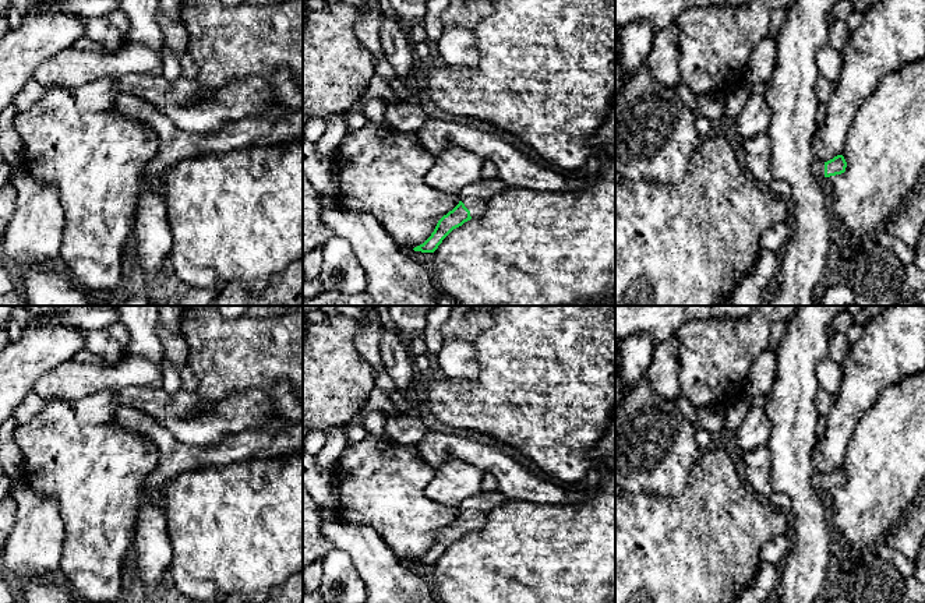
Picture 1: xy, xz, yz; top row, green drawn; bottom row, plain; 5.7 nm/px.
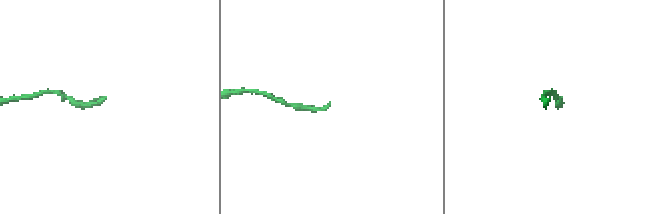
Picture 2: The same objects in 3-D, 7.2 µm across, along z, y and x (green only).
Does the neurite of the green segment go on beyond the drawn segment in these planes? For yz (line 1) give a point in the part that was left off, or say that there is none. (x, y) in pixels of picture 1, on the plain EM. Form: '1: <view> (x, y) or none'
1: yz (818, 479)

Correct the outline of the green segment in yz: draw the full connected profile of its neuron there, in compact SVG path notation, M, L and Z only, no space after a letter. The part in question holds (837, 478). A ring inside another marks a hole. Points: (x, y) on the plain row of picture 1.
M837 468L827 475L815 470L812 484L815 490L830 490L845 484L847 475L843 468Z

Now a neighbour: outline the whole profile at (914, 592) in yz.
M925 542L914 563L914 572L904 579L904 600L908 603L925 602Z

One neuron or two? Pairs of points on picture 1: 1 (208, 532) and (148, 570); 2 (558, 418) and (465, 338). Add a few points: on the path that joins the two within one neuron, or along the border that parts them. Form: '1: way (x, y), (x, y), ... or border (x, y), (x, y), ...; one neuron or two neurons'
1: border (166, 524), (172, 553), (169, 574); two neurons
2: border (493, 320), (476, 338), (477, 374), (473, 378); two neurons

